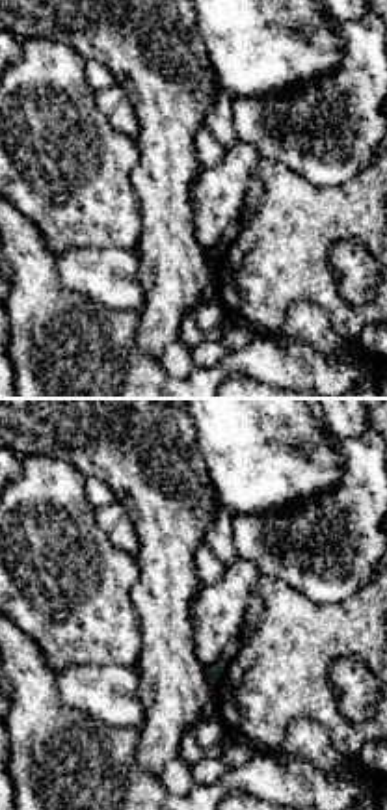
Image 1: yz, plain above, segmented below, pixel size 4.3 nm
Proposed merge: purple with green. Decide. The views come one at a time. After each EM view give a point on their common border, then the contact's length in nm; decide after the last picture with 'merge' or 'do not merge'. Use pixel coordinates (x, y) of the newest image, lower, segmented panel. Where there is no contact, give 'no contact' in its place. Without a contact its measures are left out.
contact (213, 674); length 70 nm

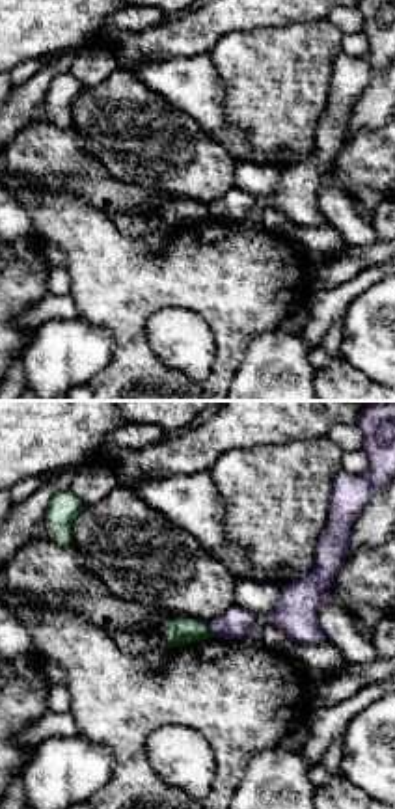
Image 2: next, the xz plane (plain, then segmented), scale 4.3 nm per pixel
contact (209, 629); length 70 nm

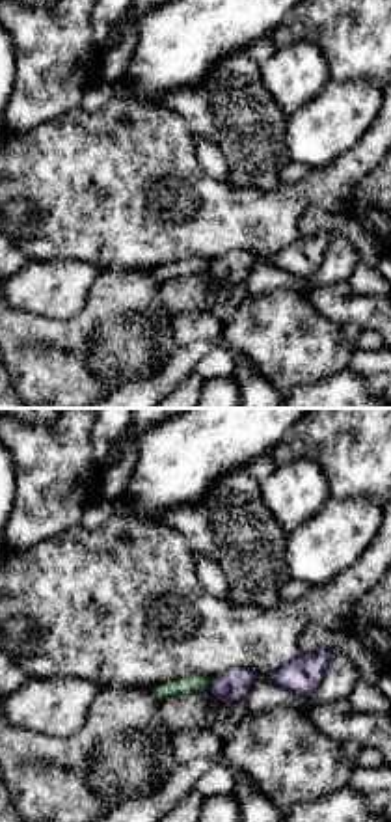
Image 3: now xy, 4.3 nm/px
contact (211, 684); length 50 nm

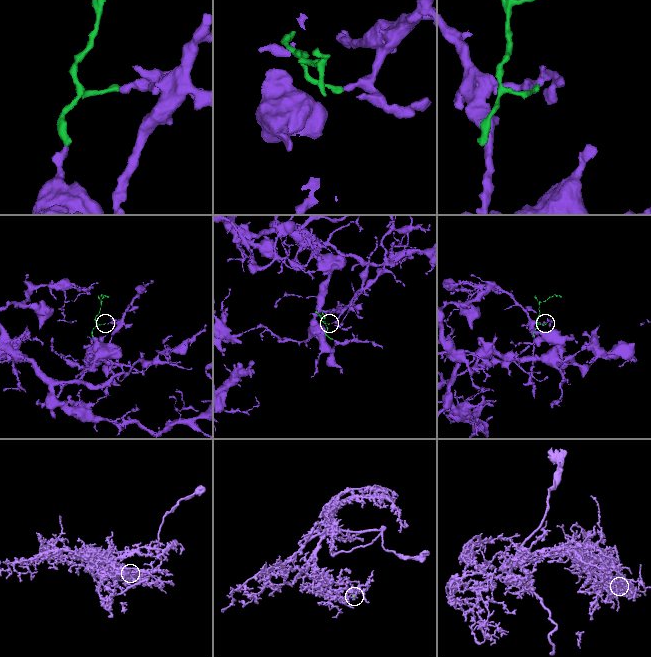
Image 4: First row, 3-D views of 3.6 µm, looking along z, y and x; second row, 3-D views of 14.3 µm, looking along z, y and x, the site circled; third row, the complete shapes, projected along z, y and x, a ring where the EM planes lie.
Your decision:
do not merge

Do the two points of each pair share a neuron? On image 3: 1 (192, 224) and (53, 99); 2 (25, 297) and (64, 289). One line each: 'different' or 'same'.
1: different
2: same

